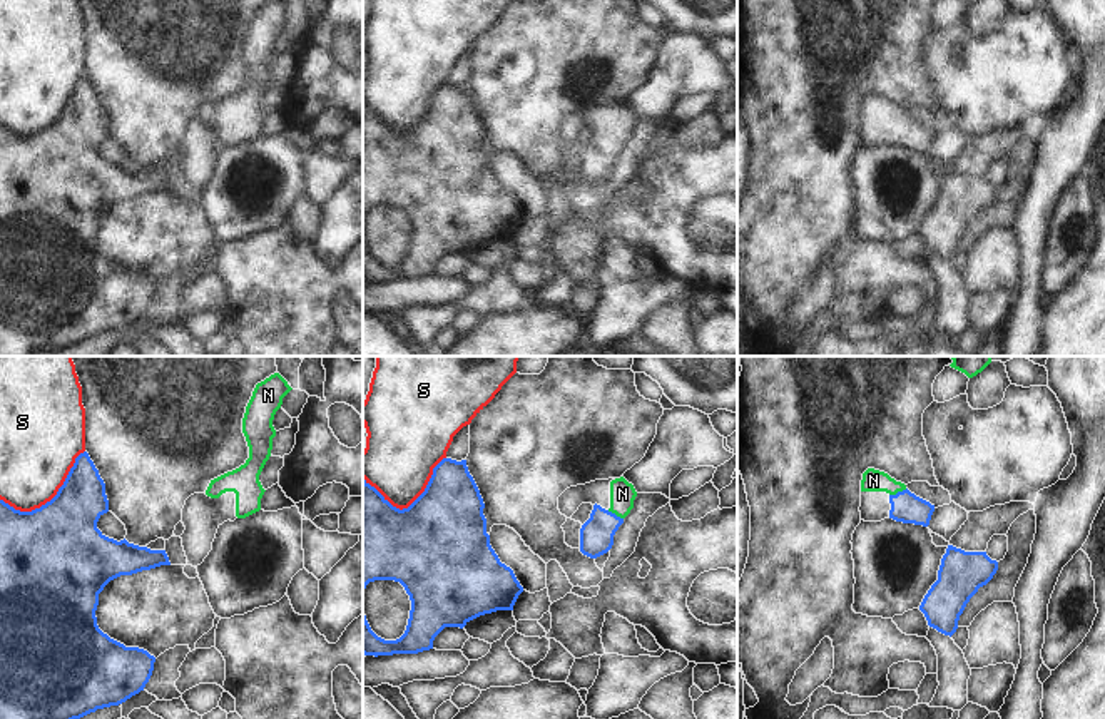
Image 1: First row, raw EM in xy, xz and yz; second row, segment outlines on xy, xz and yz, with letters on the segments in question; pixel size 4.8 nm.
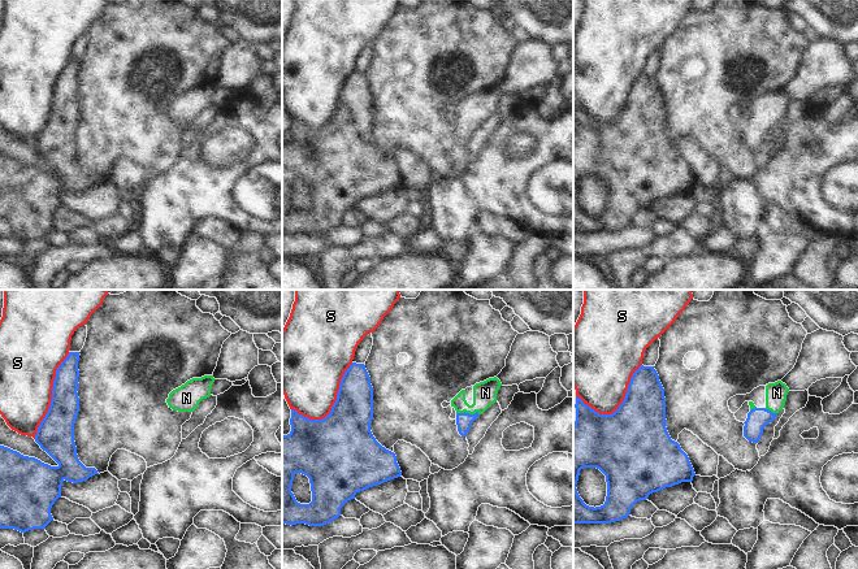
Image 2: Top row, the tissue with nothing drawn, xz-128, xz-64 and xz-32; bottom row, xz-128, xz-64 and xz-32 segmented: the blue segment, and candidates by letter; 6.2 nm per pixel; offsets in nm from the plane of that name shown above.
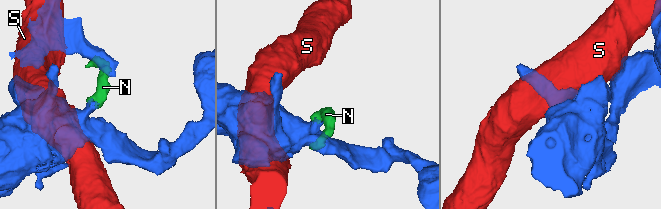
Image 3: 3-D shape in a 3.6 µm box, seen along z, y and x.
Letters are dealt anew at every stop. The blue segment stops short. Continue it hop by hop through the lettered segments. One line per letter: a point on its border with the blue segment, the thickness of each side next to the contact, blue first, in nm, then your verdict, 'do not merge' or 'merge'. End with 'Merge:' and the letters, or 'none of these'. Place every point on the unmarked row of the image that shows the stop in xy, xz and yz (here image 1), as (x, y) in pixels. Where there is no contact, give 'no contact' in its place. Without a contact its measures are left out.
N: meets blue in yz at (898, 117); 150 nm thick on the blue side, 110 nm on the other; merge
S: meets blue in xy at (50, 126); 460 nm thick on the blue side, 360 nm on the other; do not merge
Merge: N

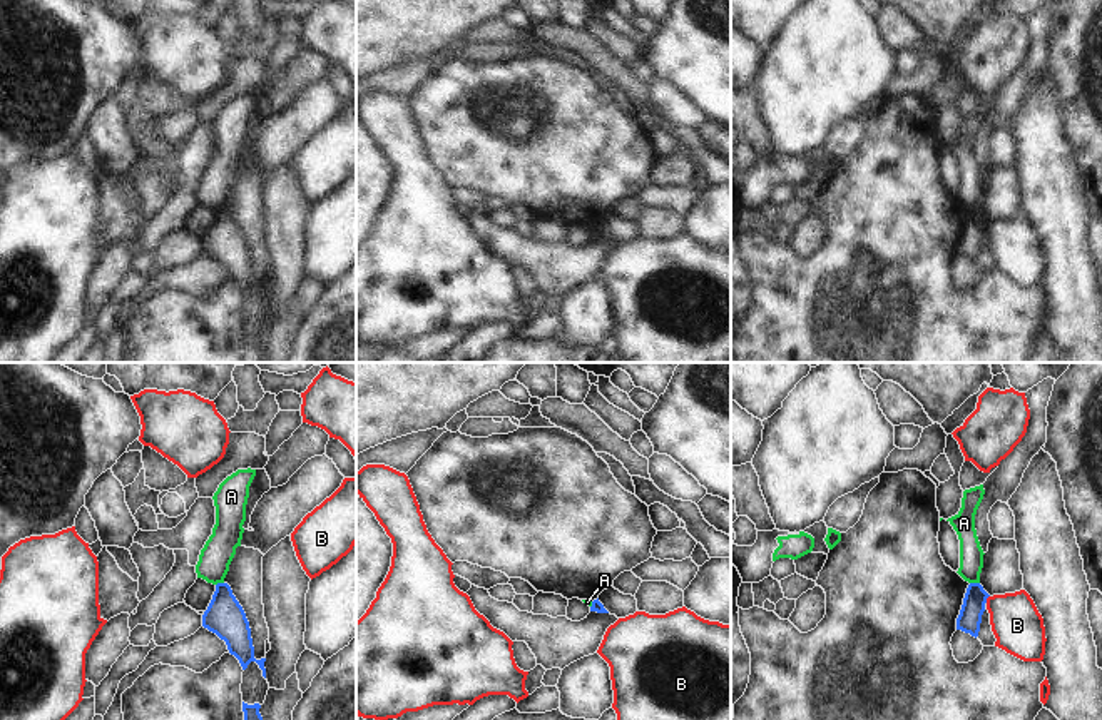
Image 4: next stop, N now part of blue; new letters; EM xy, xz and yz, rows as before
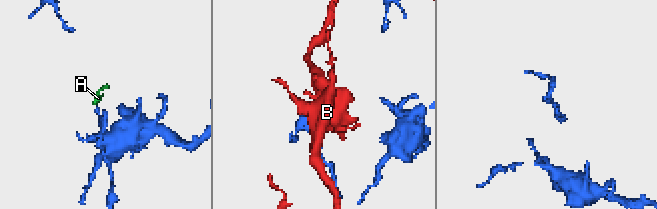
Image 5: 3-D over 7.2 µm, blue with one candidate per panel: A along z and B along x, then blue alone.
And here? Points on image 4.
A: meets blue in yz at (975, 209); 120 nm thick on the blue side, 110 nm on the other; do not merge
B: meets blue in yz at (987, 223); 120 nm thick on the blue side, 240 nm on the other; do not merge
Merge: none of these

